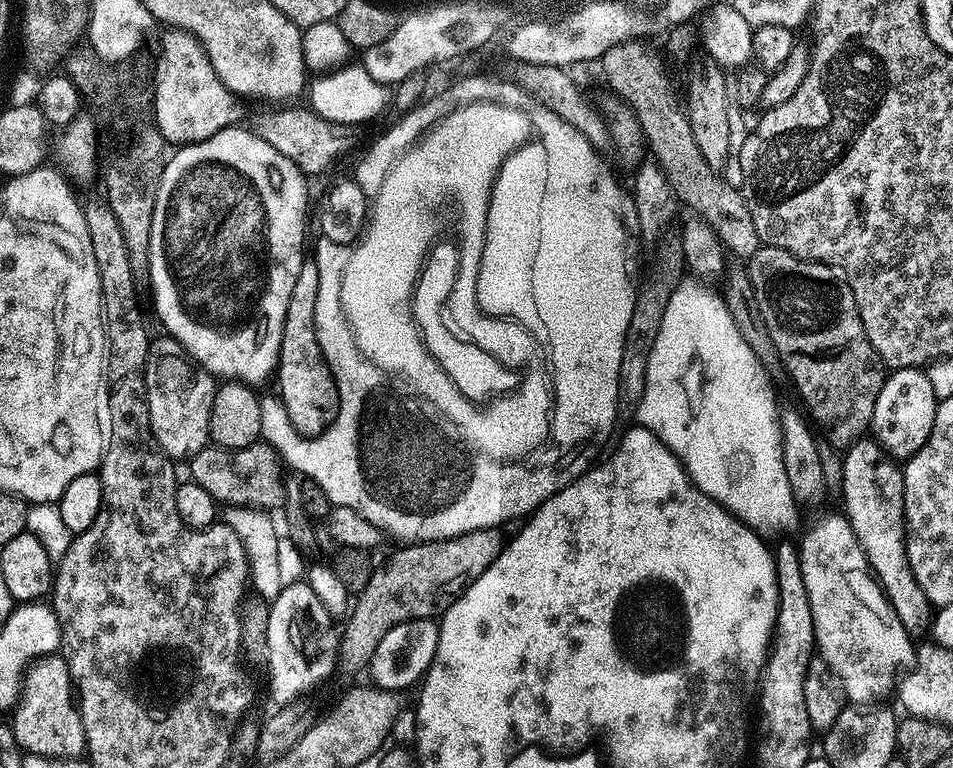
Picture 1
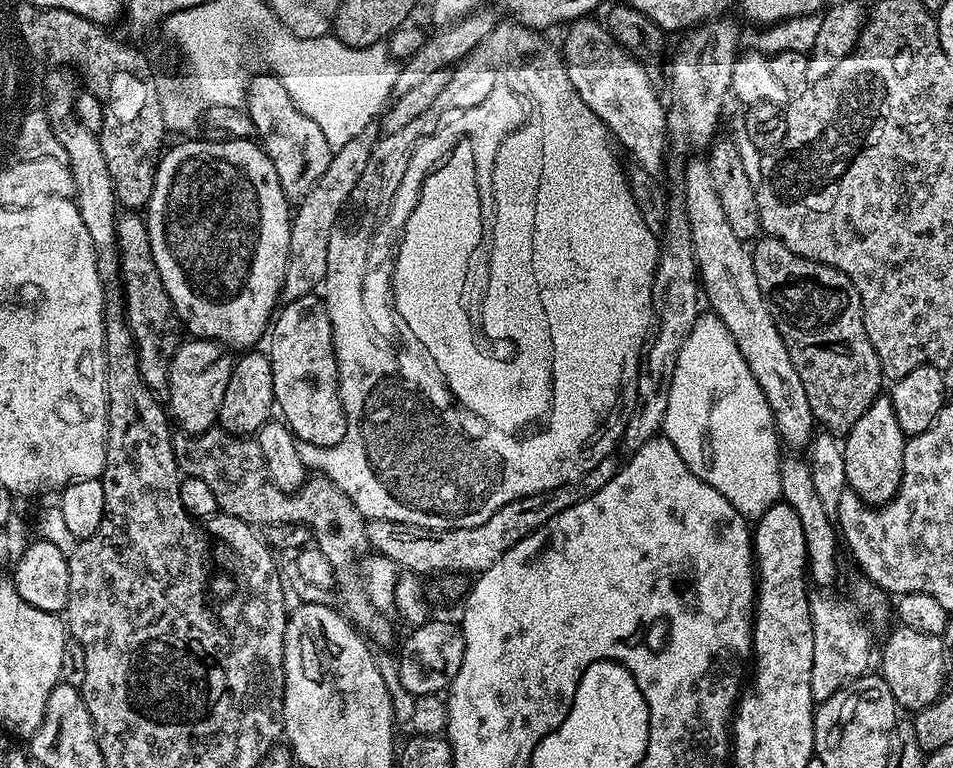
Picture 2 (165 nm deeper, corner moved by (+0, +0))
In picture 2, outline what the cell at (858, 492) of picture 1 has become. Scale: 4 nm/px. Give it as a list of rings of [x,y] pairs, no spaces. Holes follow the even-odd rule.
[[[891,395],[877,396],[870,410],[866,410],[866,414],[862,414],[858,422],[854,422],[854,426],[842,440],[847,487],[870,505],[883,505],[895,498],[903,476],[905,441],[904,431],[898,426],[898,420],[894,418]]]

